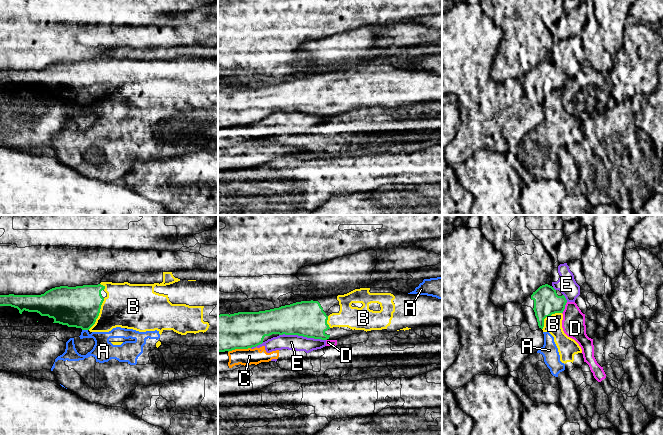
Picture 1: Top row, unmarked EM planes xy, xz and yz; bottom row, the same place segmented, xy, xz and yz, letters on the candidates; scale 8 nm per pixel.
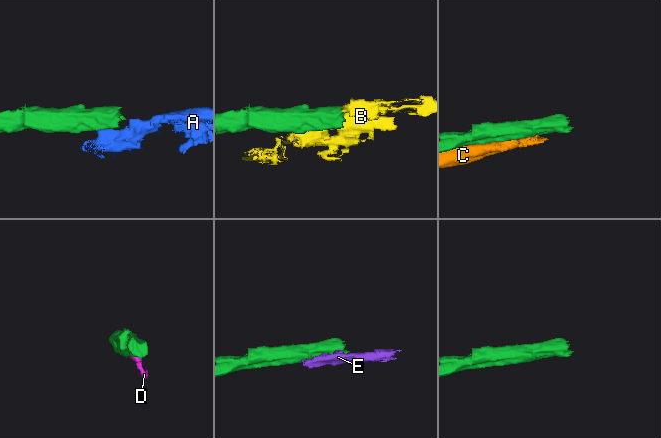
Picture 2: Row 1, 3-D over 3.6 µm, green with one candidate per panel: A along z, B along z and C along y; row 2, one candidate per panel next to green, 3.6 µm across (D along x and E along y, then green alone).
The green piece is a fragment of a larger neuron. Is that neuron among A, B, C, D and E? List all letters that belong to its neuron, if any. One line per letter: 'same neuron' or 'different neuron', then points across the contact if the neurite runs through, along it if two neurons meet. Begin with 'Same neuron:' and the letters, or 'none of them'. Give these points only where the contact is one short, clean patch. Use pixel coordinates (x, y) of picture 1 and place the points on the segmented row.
Same neuron: B
A: different neuron; border xy (82, 329), (87, 330)
B: same neuron
C: different neuron
D: different neuron; border yz (567, 302), (562, 313)
E: different neuron

